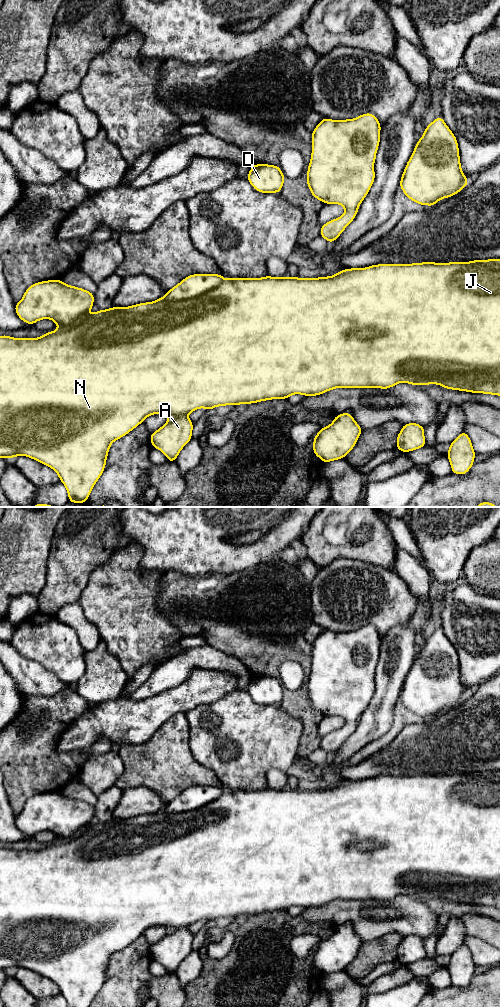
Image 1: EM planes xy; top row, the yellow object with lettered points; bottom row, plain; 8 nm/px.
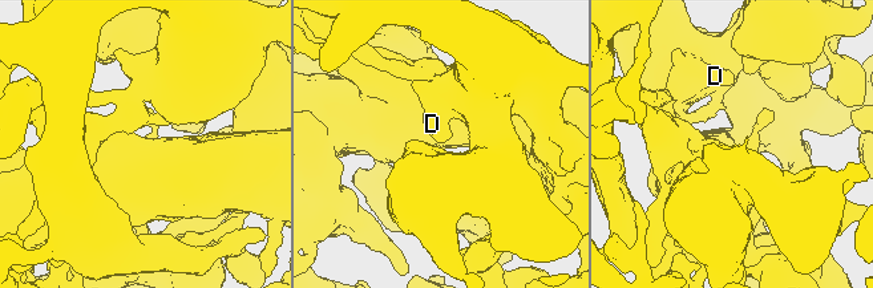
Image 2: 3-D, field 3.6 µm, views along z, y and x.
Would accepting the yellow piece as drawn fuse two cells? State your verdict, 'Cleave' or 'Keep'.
Keep

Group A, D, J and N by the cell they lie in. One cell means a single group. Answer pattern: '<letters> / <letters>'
A D J N

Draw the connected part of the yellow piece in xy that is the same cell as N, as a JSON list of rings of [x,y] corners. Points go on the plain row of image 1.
[[[500,771],[377,776],[365,780],[343,781],[333,788],[317,790],[267,787],[262,790],[224,791],[222,786],[198,785],[187,788],[156,813],[99,822],[75,837],[74,834],[88,825],[93,816],[94,805],[67,797],[60,791],[34,795],[15,816],[17,828],[29,837],[42,831],[50,831],[59,840],[38,850],[0,848],[0,970],[23,967],[47,977],[57,985],[68,1007],[90,1007],[105,981],[111,956],[153,926],[164,926],[169,931],[150,946],[152,959],[160,962],[169,974],[174,974],[183,959],[192,951],[194,935],[187,927],[199,920],[210,923],[218,918],[288,911],[293,906],[317,908],[335,900],[389,901],[398,895],[420,898],[437,896],[445,901],[500,908]]]

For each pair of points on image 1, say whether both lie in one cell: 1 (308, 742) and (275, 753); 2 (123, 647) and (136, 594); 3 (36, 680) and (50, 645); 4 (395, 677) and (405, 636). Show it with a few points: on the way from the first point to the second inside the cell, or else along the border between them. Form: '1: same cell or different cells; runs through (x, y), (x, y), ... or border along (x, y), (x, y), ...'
1: different cells; border along (301, 722), (302, 734), (296, 756)
2: same cell; runs through (128, 634), (128, 607)
3: different cells; border along (21, 654), (40, 663), (60, 680)
4: same cell; runs through (396, 667), (400, 657), (401, 646)

